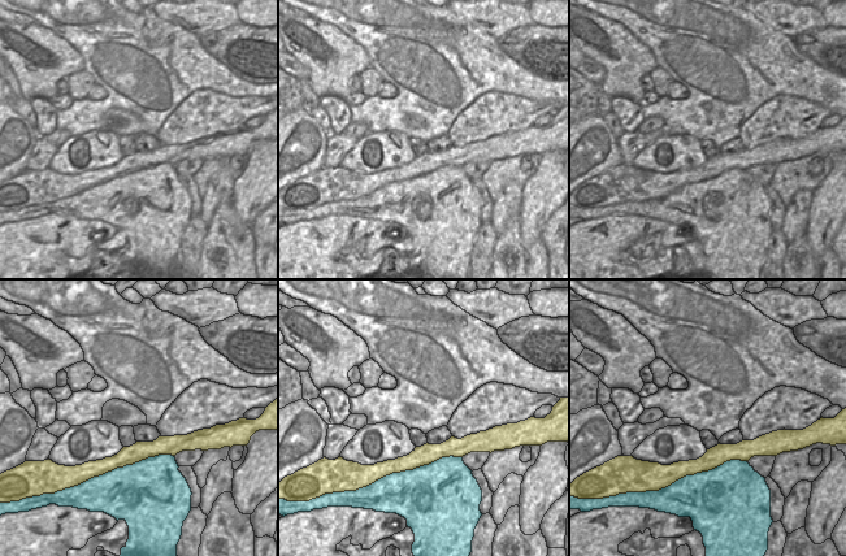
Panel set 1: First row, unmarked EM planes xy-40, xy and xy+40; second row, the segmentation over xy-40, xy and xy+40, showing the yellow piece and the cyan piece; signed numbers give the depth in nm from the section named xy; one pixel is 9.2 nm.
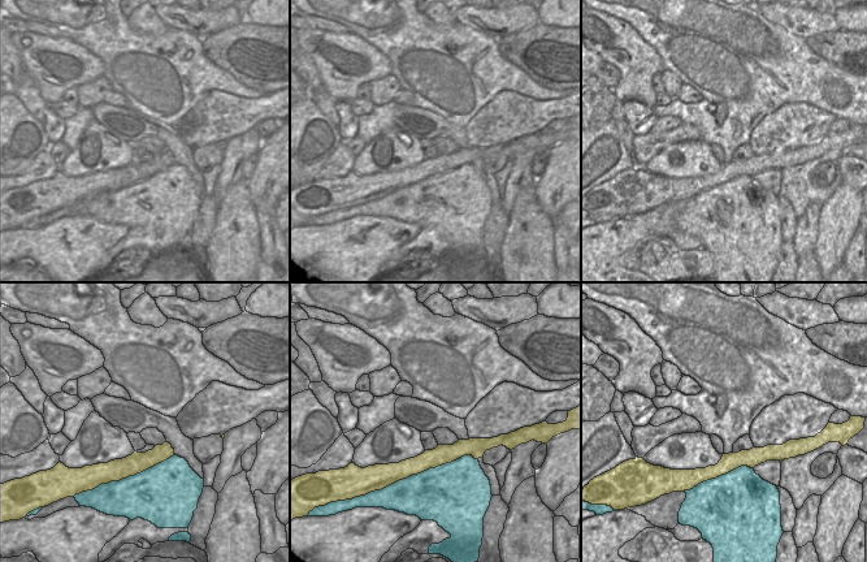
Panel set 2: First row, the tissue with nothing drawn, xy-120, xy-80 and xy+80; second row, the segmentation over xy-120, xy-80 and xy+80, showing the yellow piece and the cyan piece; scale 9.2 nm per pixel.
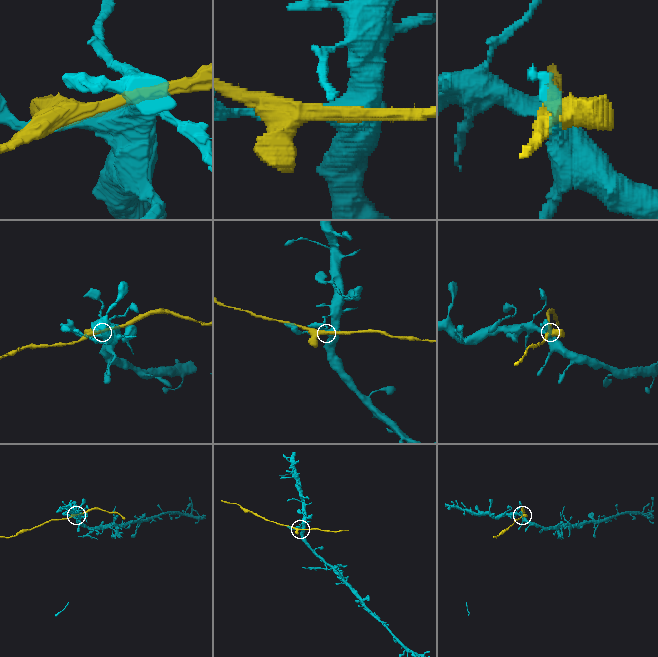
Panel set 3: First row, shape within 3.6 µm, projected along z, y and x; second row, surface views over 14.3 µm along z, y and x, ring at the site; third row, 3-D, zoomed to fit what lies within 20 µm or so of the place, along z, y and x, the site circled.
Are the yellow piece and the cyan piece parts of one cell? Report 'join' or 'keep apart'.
keep apart

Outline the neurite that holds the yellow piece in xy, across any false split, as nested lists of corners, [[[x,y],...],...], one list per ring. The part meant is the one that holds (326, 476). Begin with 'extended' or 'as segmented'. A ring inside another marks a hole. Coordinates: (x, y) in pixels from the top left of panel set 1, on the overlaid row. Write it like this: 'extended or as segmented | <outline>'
as segmented | [[[560,398],[545,418],[530,417],[461,439],[451,436],[441,444],[426,443],[407,456],[374,465],[361,465],[340,456],[335,460],[324,457],[285,477],[278,483],[278,499],[309,501],[325,494],[356,491],[392,473],[413,470],[442,457],[463,457],[470,452],[491,453],[520,446],[542,446],[547,442],[569,443],[569,398]]]

